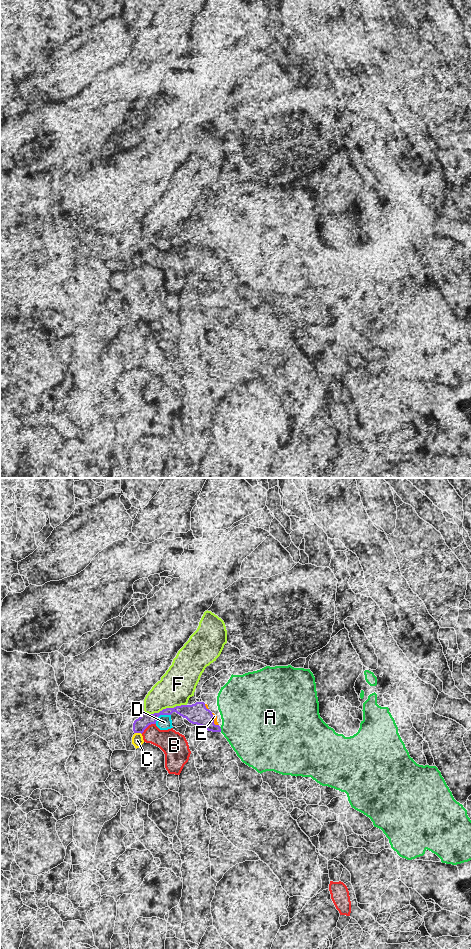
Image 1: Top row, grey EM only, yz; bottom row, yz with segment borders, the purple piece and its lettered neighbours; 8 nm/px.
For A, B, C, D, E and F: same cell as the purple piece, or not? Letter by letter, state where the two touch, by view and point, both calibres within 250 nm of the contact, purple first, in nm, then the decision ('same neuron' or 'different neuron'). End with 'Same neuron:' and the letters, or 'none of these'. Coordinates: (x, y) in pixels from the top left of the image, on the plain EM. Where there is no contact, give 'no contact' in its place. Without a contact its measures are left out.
A: contact yz (220, 249); calibres 170 and 460 nm; different neuron
B: contact yz (148, 245); calibres 110 and 200 nm; different neuron
C: contact yz (138, 252); calibres 110 and 100 nm; different neuron
D: contact yz (161, 234); calibres 140 and 120 nm; different neuron
E: contact yz (213, 240); calibres 170 and 30 nm; same neuron
F: contact yz (166, 228); calibres 160 and 280 nm; different neuron
Same neuron: E

